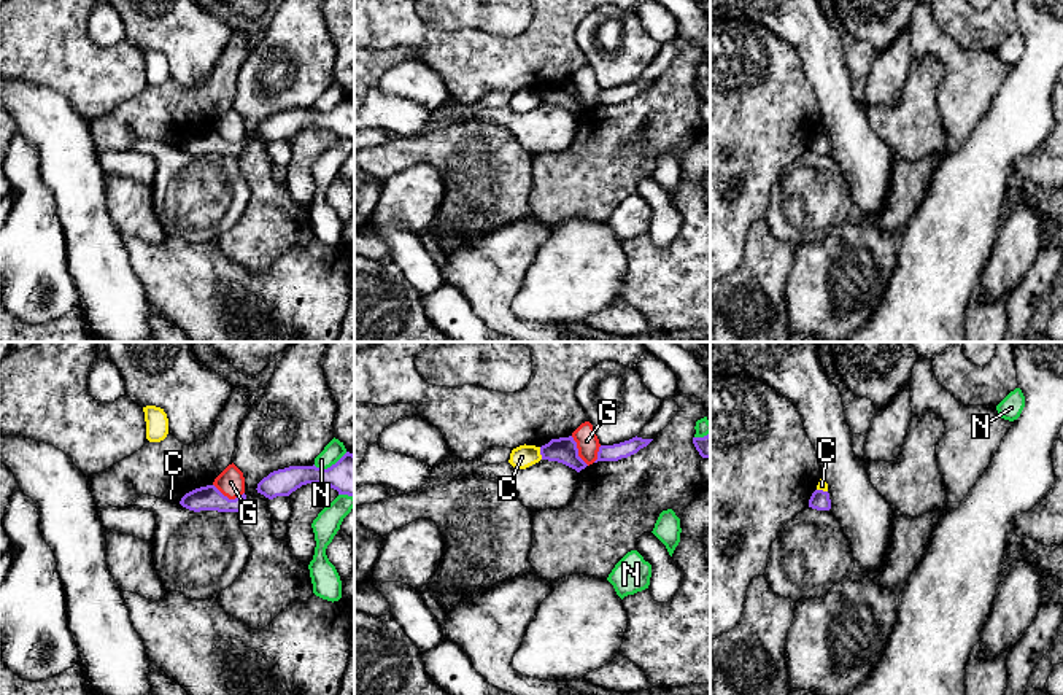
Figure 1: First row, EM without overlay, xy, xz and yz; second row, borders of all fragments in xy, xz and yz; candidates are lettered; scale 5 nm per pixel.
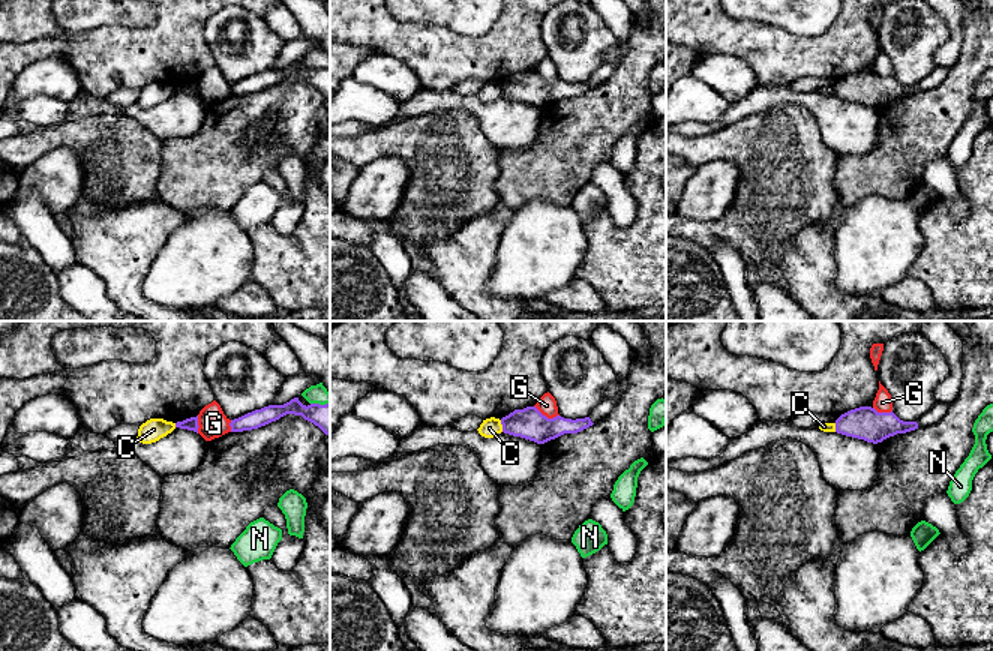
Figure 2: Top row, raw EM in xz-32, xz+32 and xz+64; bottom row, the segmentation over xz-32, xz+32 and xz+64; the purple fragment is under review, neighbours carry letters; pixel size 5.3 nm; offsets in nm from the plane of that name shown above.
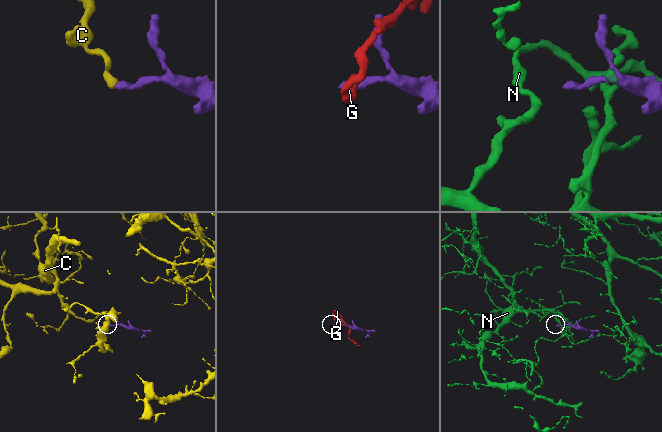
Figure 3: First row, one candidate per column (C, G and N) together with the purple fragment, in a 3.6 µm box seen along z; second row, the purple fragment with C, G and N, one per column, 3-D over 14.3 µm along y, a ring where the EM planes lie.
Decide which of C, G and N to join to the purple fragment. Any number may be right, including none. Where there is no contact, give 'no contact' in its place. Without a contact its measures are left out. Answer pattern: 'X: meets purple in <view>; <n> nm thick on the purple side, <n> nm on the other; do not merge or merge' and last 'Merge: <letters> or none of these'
C: meets purple in xz; 130 nm thick on the purple side, 120 nm on the other; do not merge
G: meets purple in xy; 130 nm thick on the purple side, 140 nm on the other; do not merge
N: meets purple in xy; 200 nm thick on the purple side, 100 nm on the other; do not merge
Merge: none of these

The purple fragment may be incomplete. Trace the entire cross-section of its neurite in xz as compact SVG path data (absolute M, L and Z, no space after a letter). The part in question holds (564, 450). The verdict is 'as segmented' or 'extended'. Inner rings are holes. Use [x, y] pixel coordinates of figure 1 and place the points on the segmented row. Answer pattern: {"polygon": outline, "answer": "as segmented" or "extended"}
{"polygon": "M572 436L551 439L548 444L540 447L542 460L562 463L577 472L585 469L588 464L578 456L577 442Z", "answer": "as segmented"}

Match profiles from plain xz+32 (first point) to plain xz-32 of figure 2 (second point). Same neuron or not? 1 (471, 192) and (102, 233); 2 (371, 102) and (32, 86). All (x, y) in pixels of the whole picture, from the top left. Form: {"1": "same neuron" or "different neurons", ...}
{"1": "different neurons", "2": "different neurons"}

